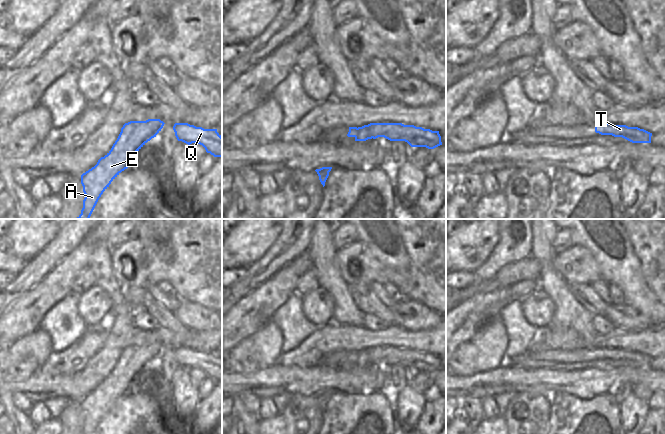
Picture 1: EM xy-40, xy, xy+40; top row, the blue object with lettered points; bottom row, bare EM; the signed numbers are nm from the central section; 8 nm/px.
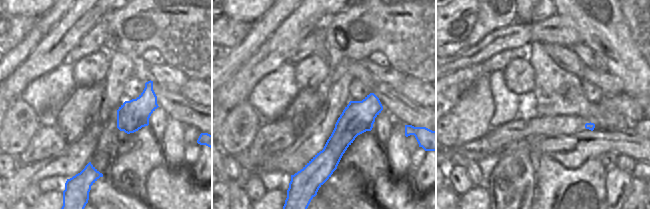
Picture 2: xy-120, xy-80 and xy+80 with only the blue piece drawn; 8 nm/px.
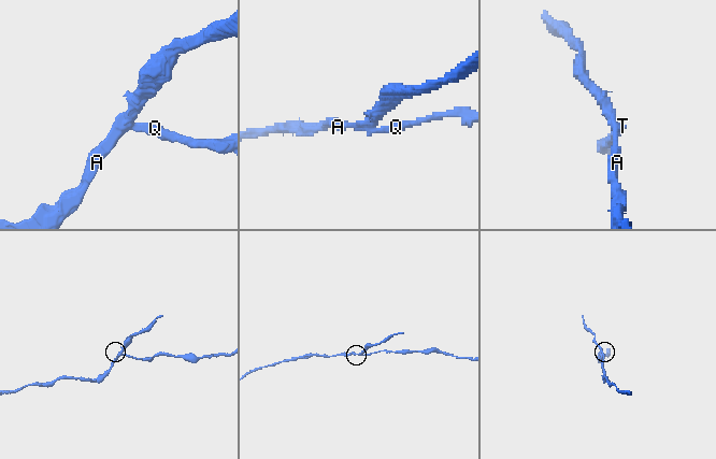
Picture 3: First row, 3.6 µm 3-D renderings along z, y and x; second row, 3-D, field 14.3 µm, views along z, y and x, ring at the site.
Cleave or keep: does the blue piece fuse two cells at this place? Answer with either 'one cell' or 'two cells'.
two cells

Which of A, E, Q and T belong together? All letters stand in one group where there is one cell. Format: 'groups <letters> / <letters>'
groups A E / Q T

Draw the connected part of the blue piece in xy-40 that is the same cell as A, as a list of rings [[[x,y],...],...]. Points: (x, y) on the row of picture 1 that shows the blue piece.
[[[148,119],[146,121],[130,121],[125,123],[121,128],[121,132],[113,144],[111,150],[101,157],[97,164],[81,175],[81,184],[83,186],[83,192],[85,198],[83,200],[83,208],[81,214],[77,219],[89,219],[99,198],[103,192],[109,187],[111,182],[125,169],[129,167],[129,164],[133,156],[152,138],[161,131],[164,126],[164,122],[160,119]]]

